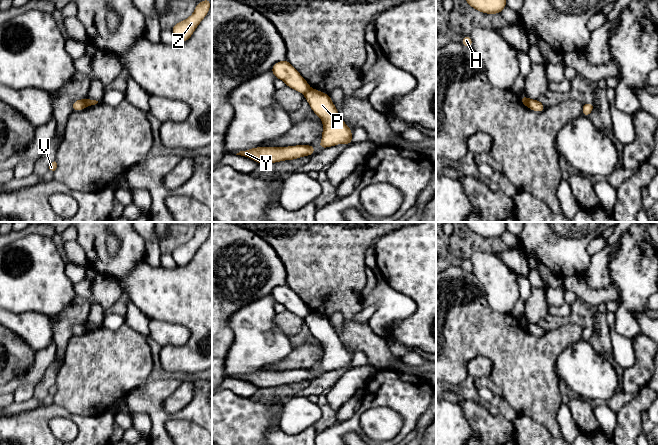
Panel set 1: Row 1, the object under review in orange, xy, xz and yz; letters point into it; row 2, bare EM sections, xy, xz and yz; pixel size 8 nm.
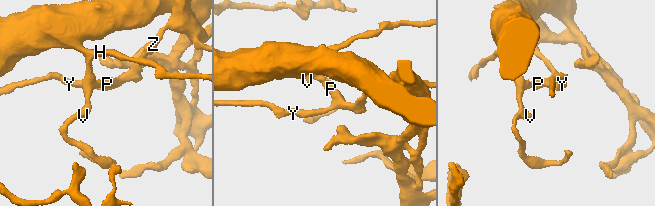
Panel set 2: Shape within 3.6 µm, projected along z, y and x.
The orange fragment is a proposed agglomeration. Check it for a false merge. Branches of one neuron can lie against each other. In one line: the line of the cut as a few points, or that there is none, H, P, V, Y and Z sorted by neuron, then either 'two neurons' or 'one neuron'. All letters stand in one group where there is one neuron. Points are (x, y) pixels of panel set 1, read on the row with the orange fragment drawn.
cut in xy along (86, 99), (84, 107); H V / P Y Z; two neurons

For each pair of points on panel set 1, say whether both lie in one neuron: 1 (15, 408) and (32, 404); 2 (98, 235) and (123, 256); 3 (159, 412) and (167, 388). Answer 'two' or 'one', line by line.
1: one
2: one
3: one

